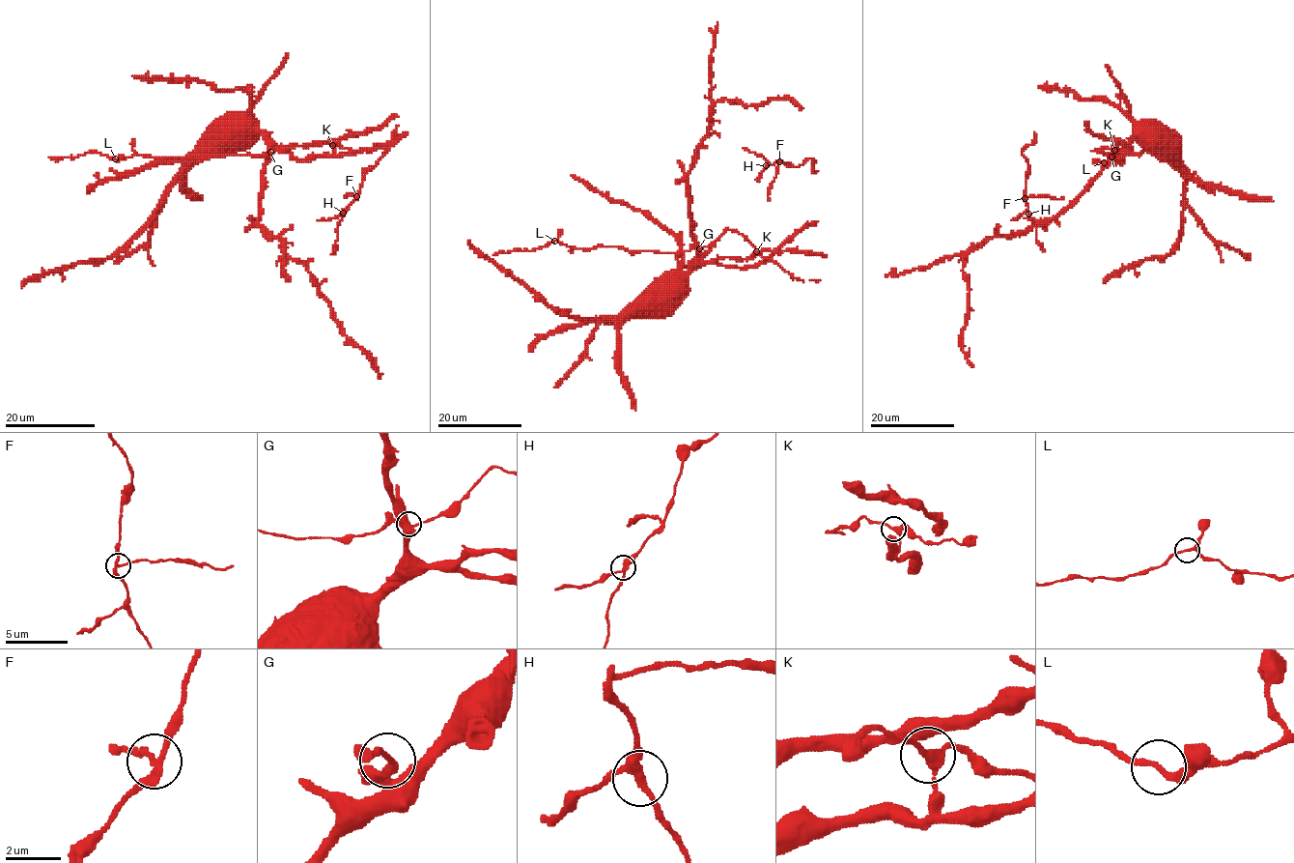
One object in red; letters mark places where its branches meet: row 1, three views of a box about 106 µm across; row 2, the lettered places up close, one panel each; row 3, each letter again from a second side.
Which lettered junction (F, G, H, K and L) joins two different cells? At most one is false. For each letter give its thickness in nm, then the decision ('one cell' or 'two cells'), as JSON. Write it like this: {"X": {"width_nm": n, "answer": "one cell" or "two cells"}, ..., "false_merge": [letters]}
{"F": {"width_nm": 220, "answer": "two cells"}, "G": {"width_nm": 220, "answer": "one cell"}, "H": {"width_nm": 280, "answer": "one cell"}, "K": {"width_nm": 260, "answer": "one cell"}, "L": {"width_nm": 170, "answer": "one cell"}, "false_merge": ["F"]}

